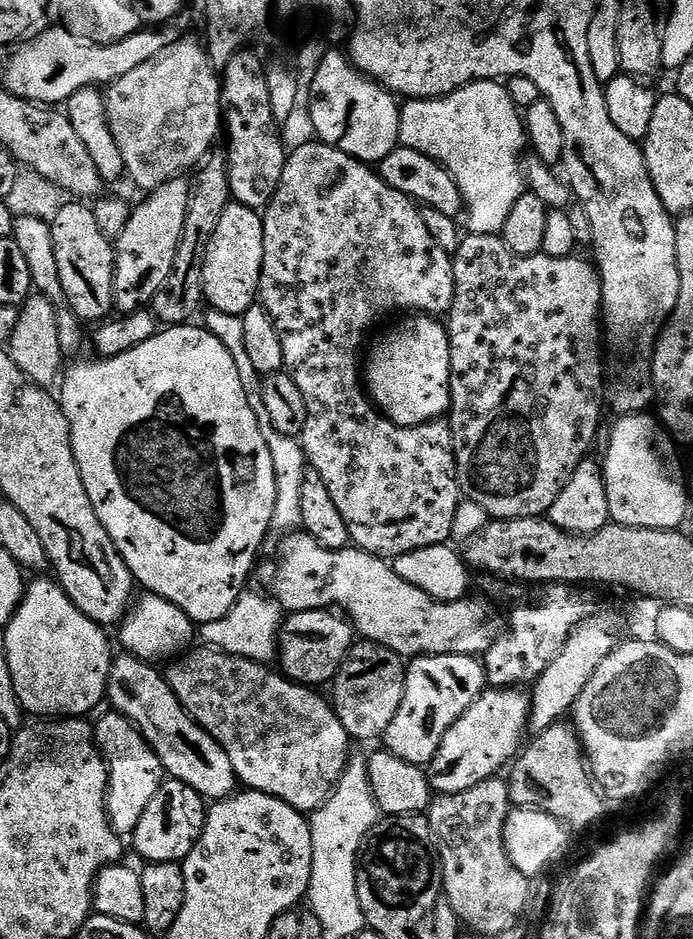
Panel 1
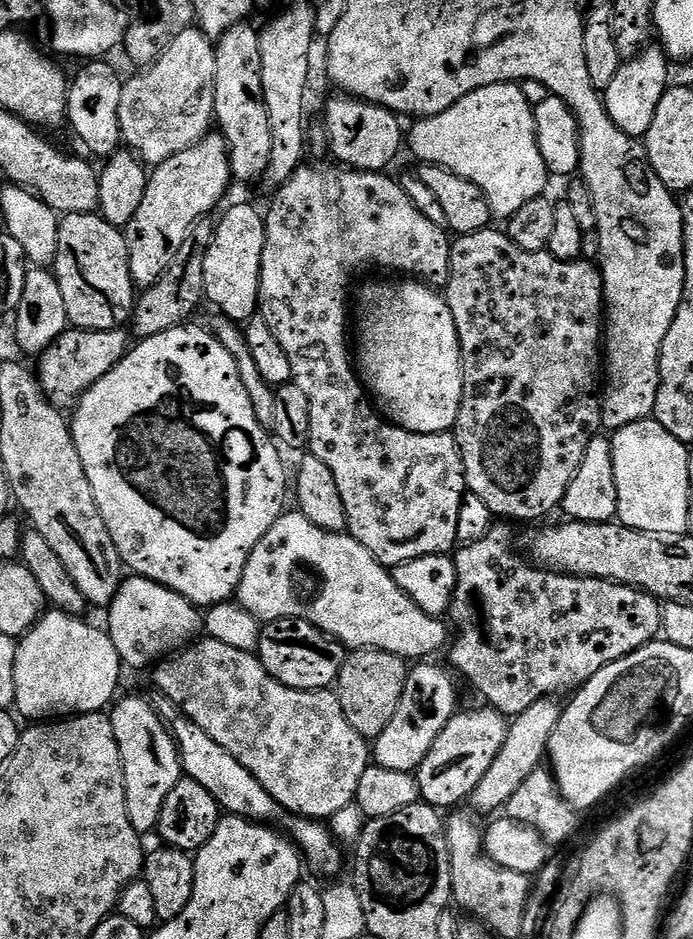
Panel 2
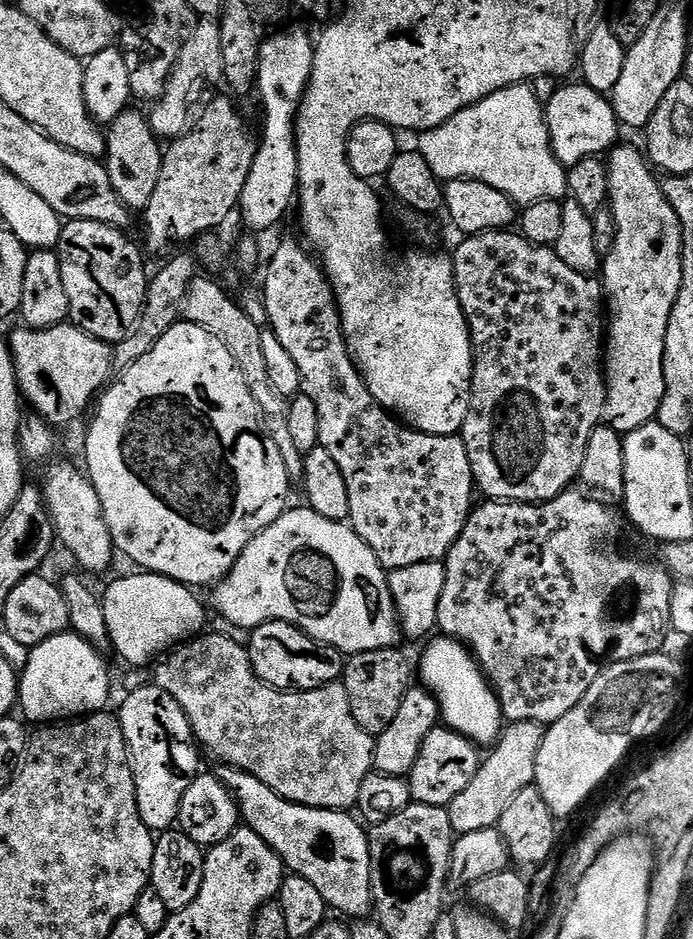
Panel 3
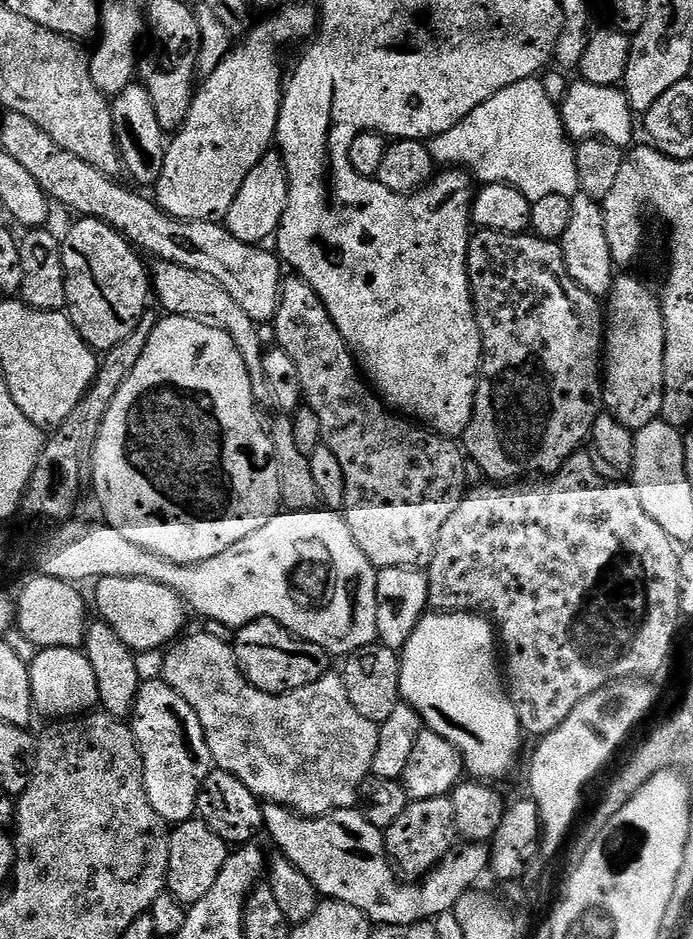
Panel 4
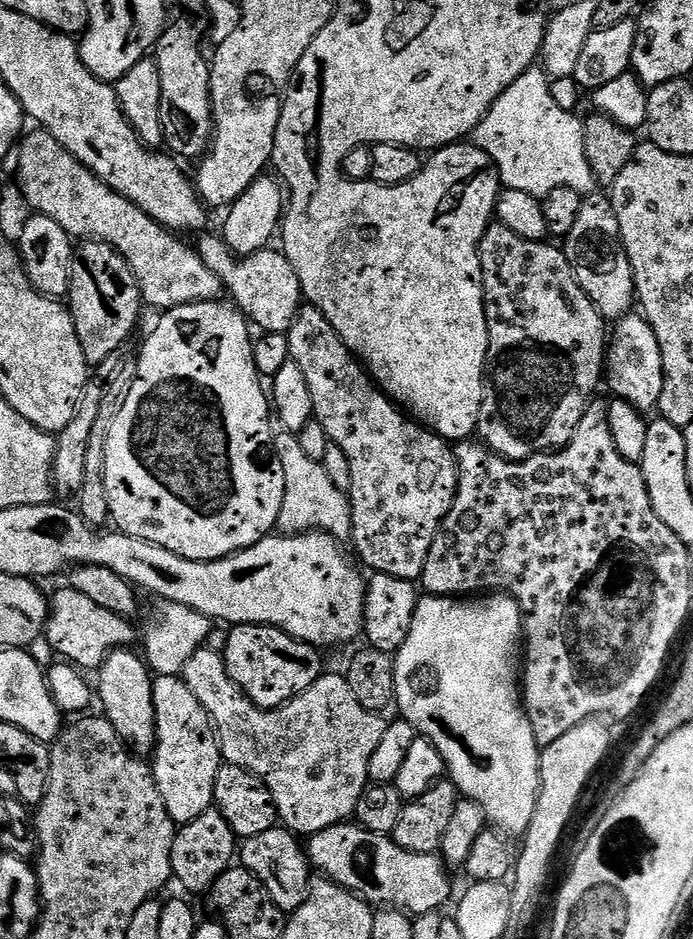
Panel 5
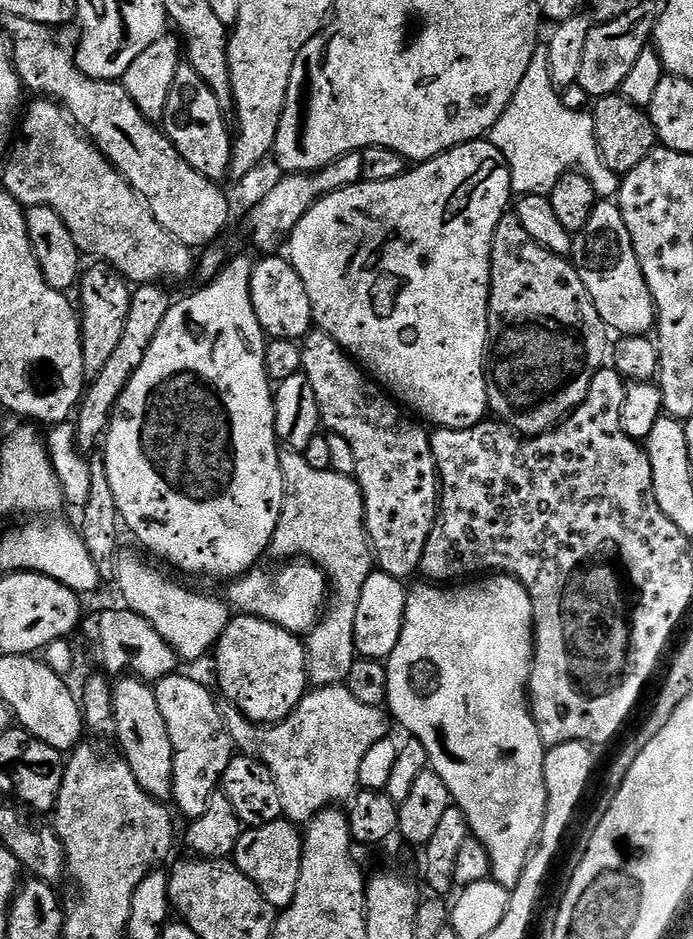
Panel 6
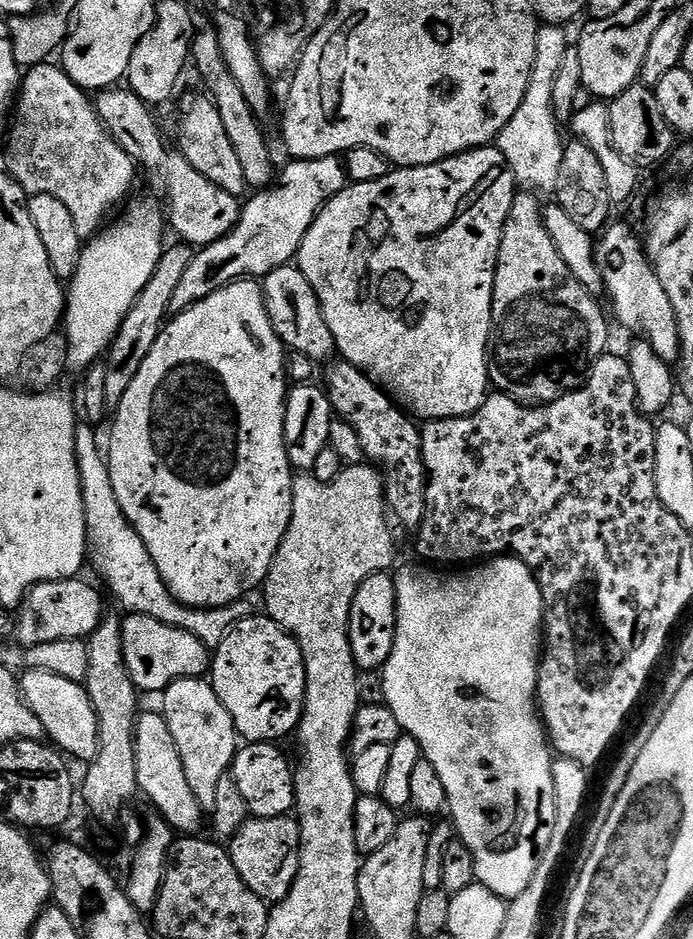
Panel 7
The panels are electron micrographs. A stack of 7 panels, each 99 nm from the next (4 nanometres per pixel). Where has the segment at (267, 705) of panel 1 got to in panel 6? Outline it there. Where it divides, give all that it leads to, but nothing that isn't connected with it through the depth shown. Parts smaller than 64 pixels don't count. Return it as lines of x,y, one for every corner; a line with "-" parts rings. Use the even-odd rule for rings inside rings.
331,684
325,688
313,687
300,699
299,706
279,724
254,724
233,704
227,702
220,704
220,713
235,751
262,761
270,770
278,786
278,794
282,798
284,816
297,826
307,825
319,812
351,801
360,788
358,769
362,767
363,756
375,744
389,739
390,736
389,713
383,707
375,708
366,706
366,702
358,702
358,698
354,698
354,694
350,694
350,690
344,684

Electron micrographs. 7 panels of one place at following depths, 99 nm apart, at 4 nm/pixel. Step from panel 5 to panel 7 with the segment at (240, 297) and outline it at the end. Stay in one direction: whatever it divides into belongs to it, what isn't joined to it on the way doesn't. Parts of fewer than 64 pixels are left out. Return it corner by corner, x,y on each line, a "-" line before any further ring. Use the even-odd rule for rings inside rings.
289,266
274,270
269,276
263,277
262,287
268,317
285,349
301,352
315,362
331,361
336,352
334,334
330,334
330,326
326,326
322,306
299,267

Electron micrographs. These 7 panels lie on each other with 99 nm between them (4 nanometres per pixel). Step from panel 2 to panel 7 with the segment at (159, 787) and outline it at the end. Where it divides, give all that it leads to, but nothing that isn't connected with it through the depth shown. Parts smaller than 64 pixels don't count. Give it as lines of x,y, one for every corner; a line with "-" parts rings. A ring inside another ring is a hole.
204,678
174,682
164,689
162,699
162,715
170,726
170,734
174,734
178,754
182,754
190,790
194,790
194,798
198,798
200,805
210,810
214,798
218,798
218,781
229,775
232,759
236,757
238,737
234,718
230,718
226,706
218,702
218,694
214,694
211,683

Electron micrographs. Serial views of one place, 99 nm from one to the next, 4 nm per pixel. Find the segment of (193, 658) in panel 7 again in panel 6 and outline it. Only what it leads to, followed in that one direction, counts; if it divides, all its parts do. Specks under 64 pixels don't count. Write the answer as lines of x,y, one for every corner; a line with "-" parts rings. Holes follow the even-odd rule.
127,607
112,608
109,612
100,612
97,616
92,616
83,621
82,632
88,635
88,640
92,643
92,648
96,651
96,660
101,664
105,673
120,672
116,674
128,673
136,677
137,680
145,682
155,682
173,675
177,671
177,652
163,640
161,634
155,630
154,626
134,612
129,612

